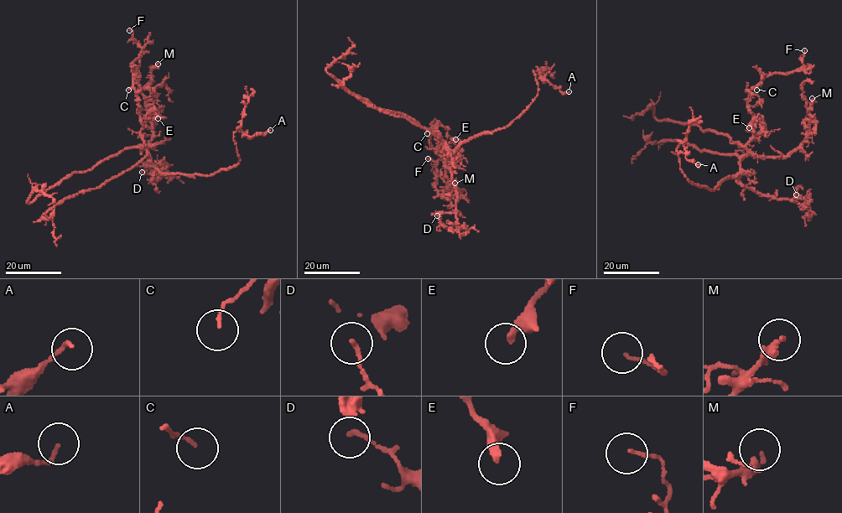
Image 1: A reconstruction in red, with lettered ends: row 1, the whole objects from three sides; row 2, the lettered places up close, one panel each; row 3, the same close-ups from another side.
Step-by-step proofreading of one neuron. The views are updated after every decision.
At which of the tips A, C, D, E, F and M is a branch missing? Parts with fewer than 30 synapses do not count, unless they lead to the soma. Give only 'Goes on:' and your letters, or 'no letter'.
Goes on: no letter

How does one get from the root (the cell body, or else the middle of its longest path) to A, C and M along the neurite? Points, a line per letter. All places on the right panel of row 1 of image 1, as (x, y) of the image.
A: (745, 155), (740, 171), (714, 190), (688, 180), (680, 168), (677, 147), (682, 143), (688, 160), (698, 164)
C: (745, 155), (746, 144), (755, 135), (748, 93), (752, 87), (756, 90)
M: (745, 155), (789, 155), (806, 137), (812, 121), (808, 109), (812, 98)

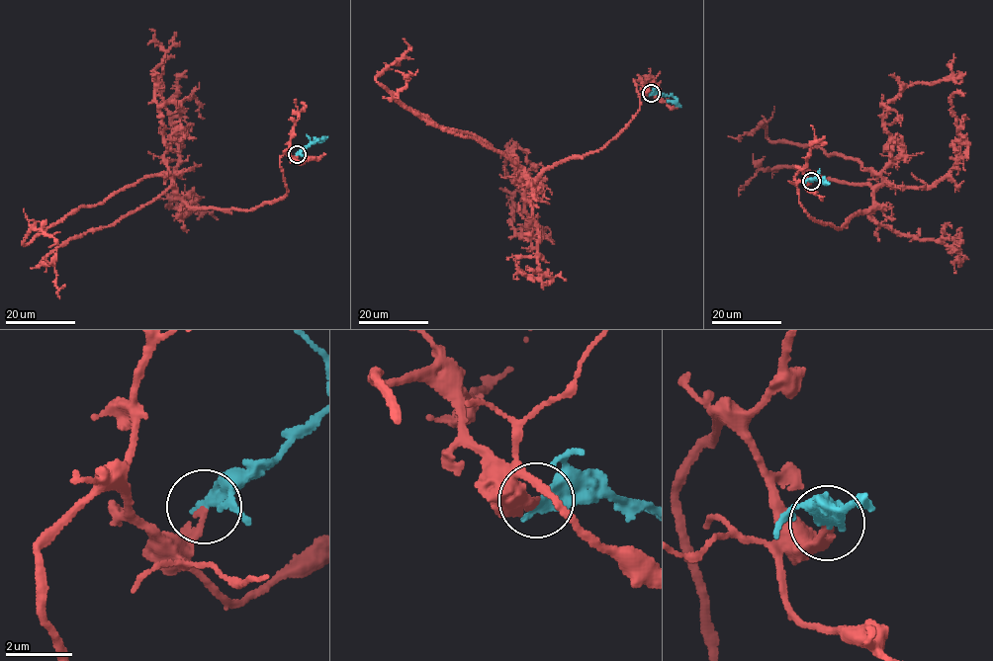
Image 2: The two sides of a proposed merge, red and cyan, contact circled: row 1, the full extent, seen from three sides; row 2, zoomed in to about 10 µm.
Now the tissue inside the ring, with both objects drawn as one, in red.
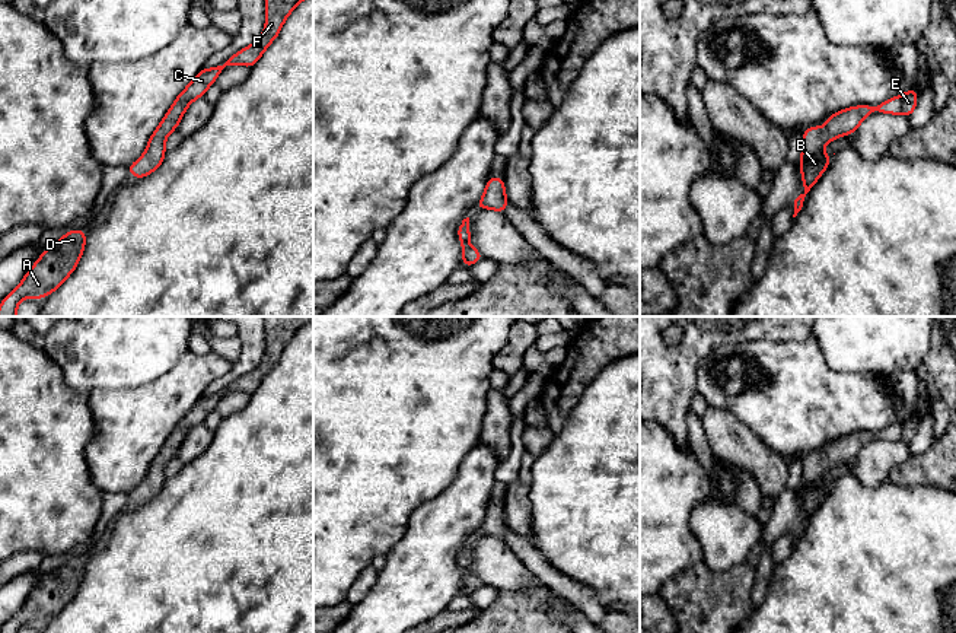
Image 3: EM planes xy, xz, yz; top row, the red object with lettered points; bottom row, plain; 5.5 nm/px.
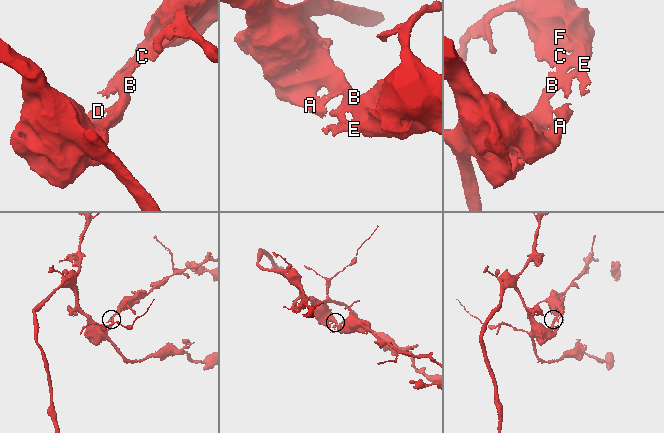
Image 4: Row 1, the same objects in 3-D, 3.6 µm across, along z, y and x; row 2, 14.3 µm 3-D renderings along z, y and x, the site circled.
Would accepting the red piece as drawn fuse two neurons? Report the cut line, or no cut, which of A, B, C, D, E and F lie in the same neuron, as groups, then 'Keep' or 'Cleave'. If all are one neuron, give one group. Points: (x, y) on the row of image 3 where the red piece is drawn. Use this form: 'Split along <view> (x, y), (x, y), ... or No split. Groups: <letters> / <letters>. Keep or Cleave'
No split. Groups: A B C D E F. Keep

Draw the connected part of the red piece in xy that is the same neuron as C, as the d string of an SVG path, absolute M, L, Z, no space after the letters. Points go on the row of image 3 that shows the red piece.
M265 0L265 28L261 36L249 47L238 51L235 55L213 69L203 69L194 80L178 95L162 123L150 136L146 152L134 163L128 165L128 172L140 179L156 171L165 158L165 141L171 131L178 130L178 124L192 101L204 96L205 90L216 82L217 76L229 66L252 67L261 58L262 53L280 34L284 20L302 0Z

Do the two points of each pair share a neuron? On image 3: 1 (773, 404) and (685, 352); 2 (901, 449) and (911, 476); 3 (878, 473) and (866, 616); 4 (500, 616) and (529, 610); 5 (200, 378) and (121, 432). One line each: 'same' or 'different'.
1: different
2: different
3: different
4: same
5: same

